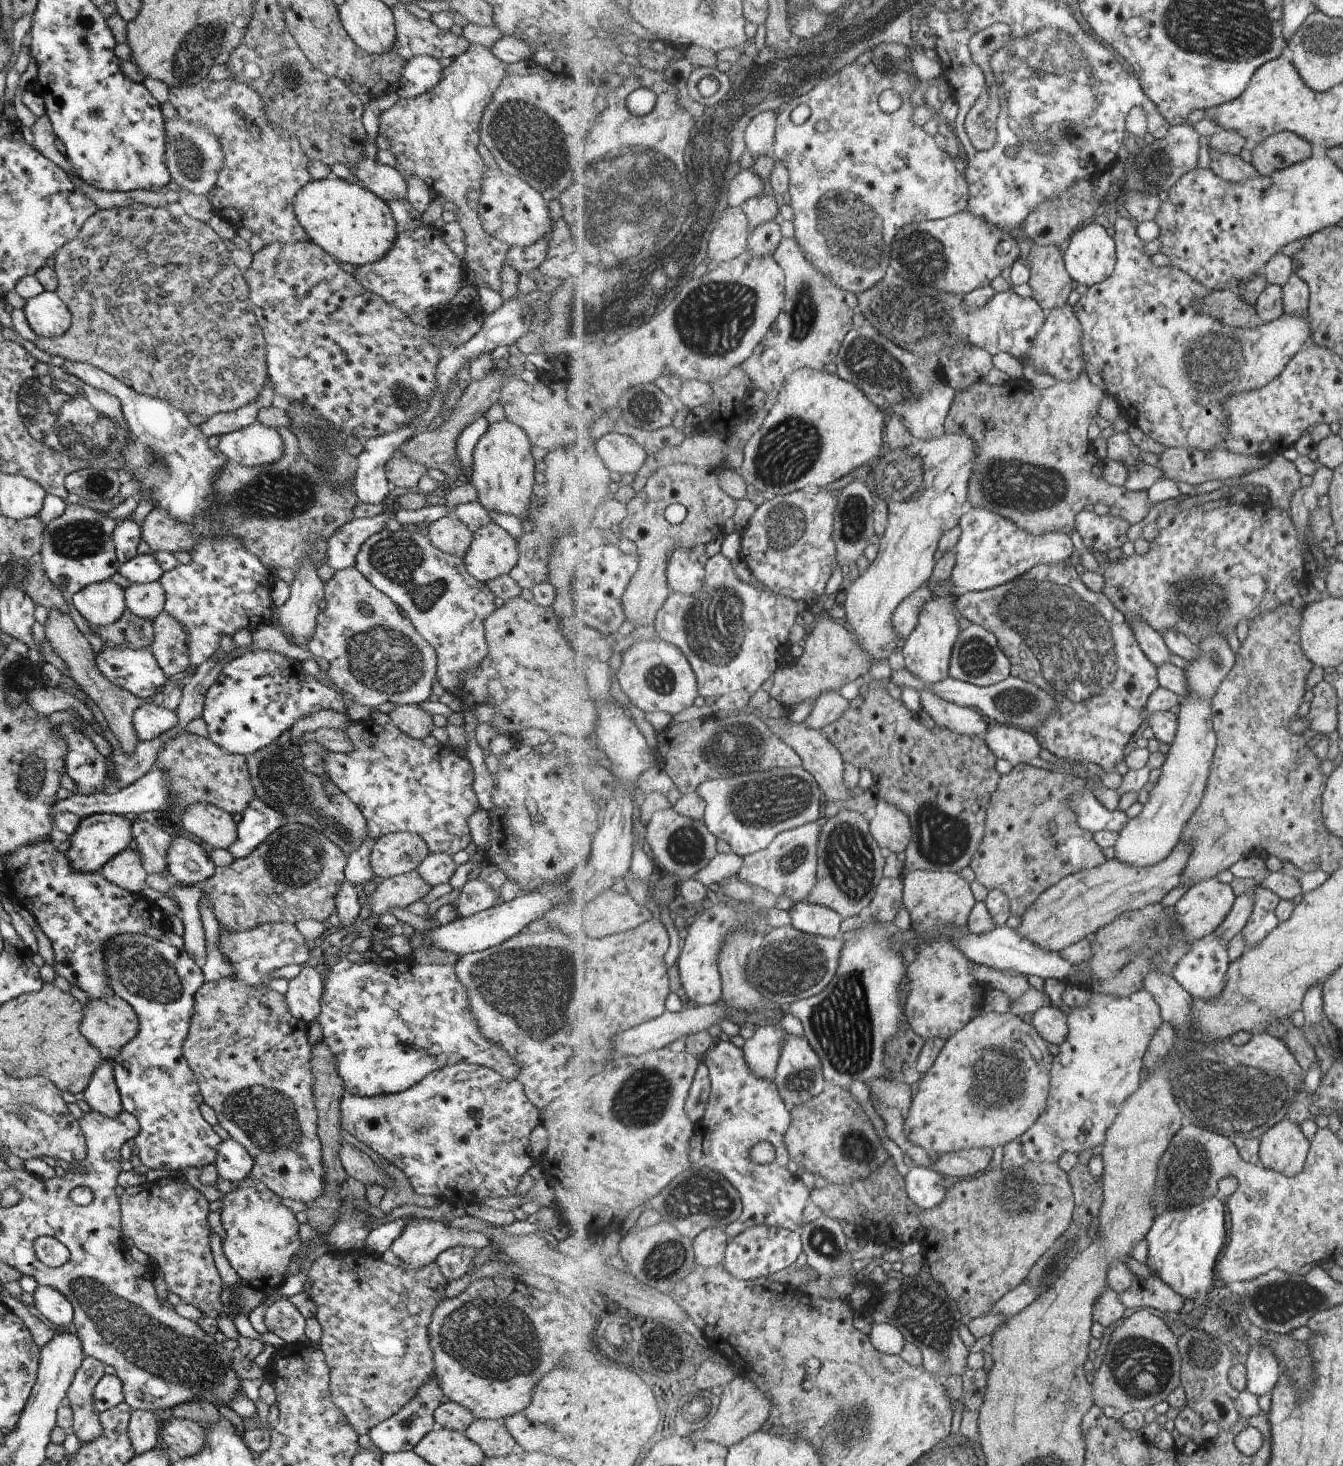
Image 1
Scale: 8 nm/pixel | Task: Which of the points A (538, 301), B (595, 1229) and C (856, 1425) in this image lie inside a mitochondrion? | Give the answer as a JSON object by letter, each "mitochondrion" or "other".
{"A":"other","B":"other","C":"mitochondrion"}

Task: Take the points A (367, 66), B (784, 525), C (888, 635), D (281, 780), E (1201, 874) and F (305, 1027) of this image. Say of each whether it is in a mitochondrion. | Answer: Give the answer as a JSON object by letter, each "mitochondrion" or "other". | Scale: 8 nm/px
{"A":"other","B":"mitochondrion","C":"other","D":"mitochondrion","E":"other","F":"other"}

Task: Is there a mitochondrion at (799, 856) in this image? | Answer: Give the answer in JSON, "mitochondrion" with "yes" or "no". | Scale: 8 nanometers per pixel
{"mitochondrion":"yes"}

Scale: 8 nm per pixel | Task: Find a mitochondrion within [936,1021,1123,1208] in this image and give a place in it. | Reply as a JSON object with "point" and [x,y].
{"point":[998,1076]}

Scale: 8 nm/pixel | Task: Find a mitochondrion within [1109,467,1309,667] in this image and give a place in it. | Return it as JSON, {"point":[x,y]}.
{"point":[1199,598]}

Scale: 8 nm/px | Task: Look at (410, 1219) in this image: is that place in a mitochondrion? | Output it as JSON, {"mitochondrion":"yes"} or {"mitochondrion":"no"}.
{"mitochondrion":"no"}

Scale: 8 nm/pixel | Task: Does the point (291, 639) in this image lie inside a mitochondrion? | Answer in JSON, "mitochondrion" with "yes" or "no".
{"mitochondrion":"no"}

